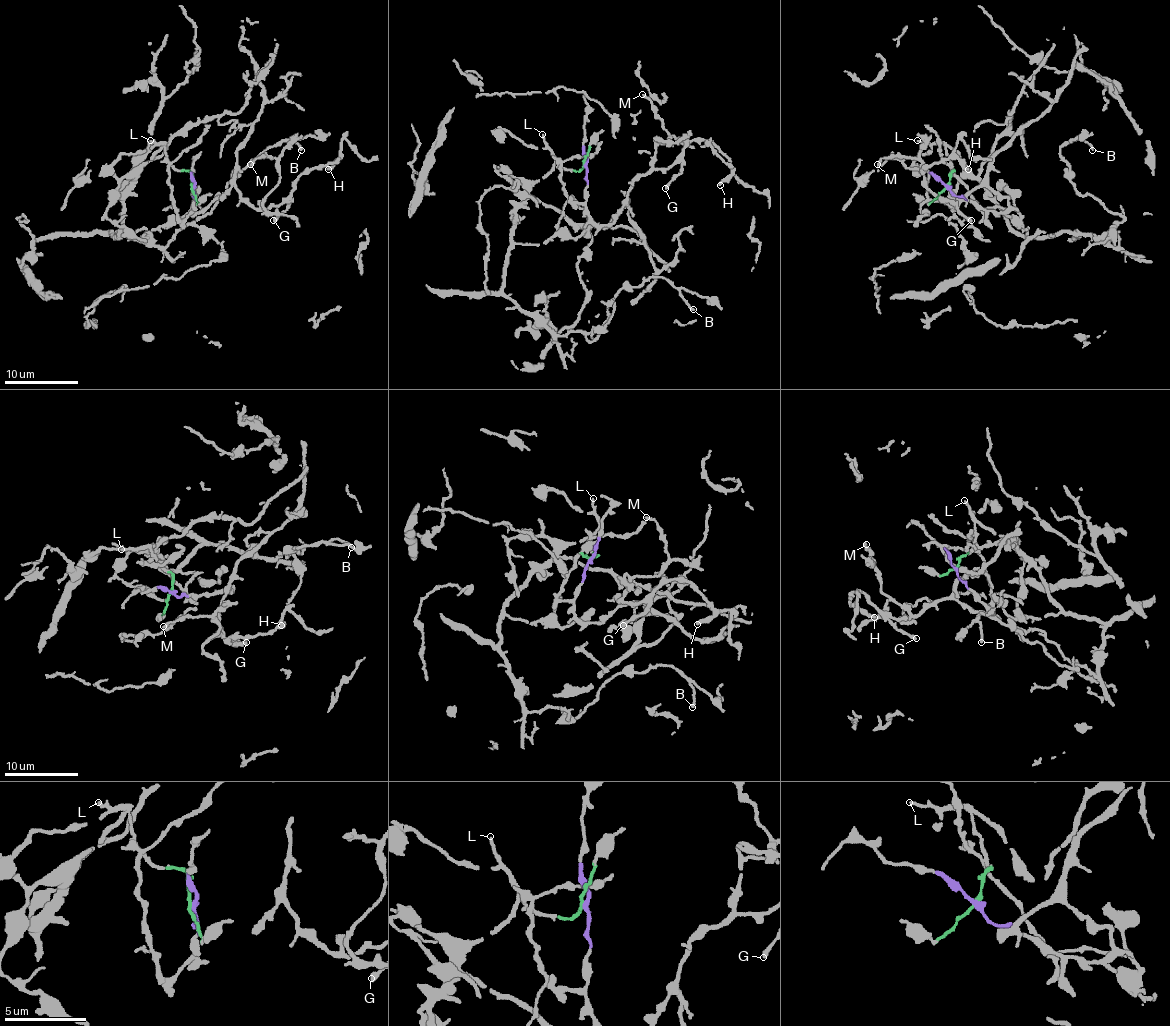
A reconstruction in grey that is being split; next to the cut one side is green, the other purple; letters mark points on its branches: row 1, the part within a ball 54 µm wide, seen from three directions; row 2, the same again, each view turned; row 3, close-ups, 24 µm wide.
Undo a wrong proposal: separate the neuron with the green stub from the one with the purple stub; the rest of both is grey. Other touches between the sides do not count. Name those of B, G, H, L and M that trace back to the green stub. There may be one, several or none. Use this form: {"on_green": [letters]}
{"on_green": ["B", "L"]}

